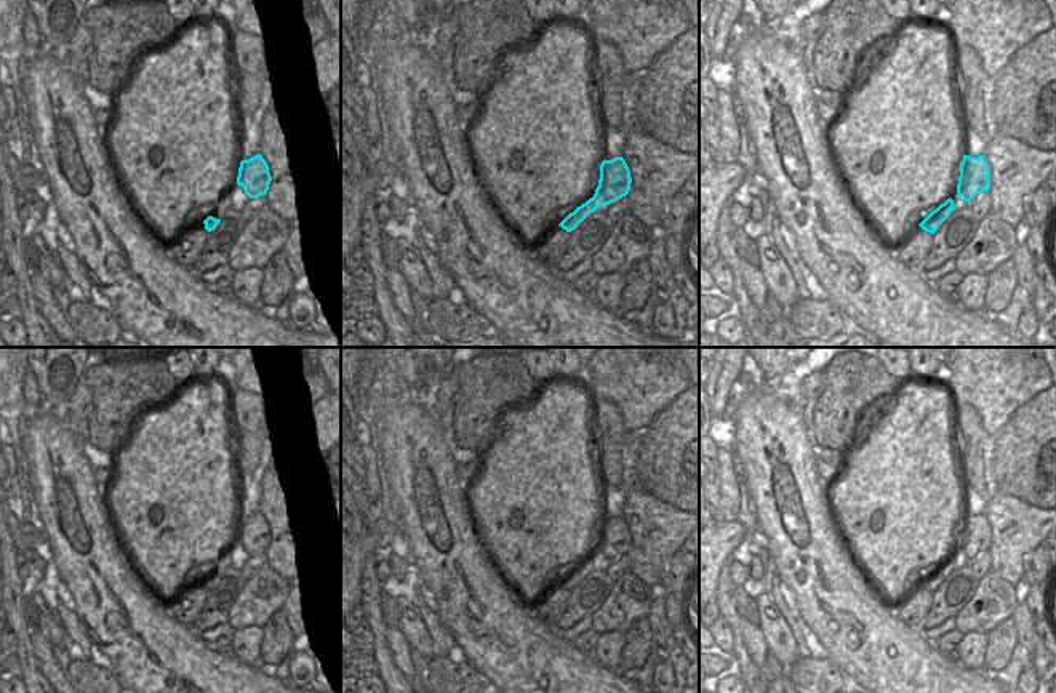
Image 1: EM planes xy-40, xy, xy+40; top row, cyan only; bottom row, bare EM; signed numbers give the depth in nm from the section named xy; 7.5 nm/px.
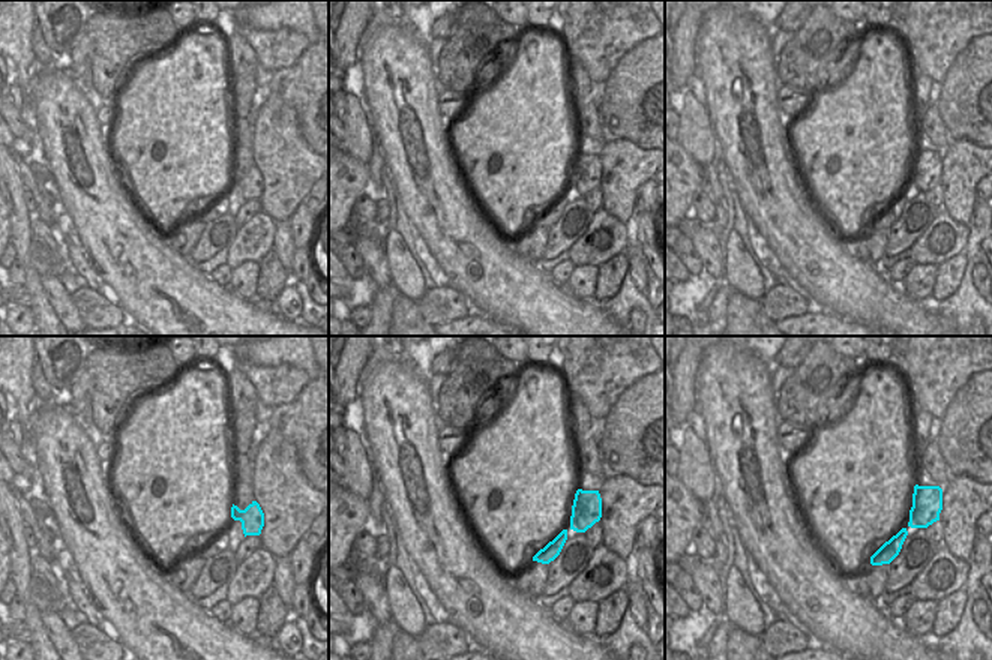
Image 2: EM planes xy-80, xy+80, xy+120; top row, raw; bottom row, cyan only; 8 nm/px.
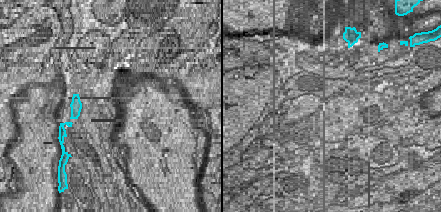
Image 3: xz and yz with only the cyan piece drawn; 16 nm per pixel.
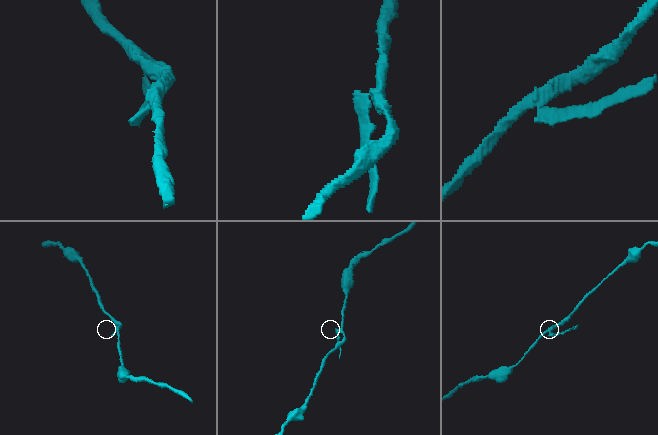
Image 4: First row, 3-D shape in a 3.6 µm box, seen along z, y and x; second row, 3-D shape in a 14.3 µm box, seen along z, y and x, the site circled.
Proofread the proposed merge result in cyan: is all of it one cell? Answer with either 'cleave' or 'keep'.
keep

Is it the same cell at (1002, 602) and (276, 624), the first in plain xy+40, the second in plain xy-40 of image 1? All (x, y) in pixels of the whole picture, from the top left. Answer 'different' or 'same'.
different

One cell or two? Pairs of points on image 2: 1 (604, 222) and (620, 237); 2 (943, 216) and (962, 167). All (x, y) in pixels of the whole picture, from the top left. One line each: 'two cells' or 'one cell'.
1: one cell
2: two cells

